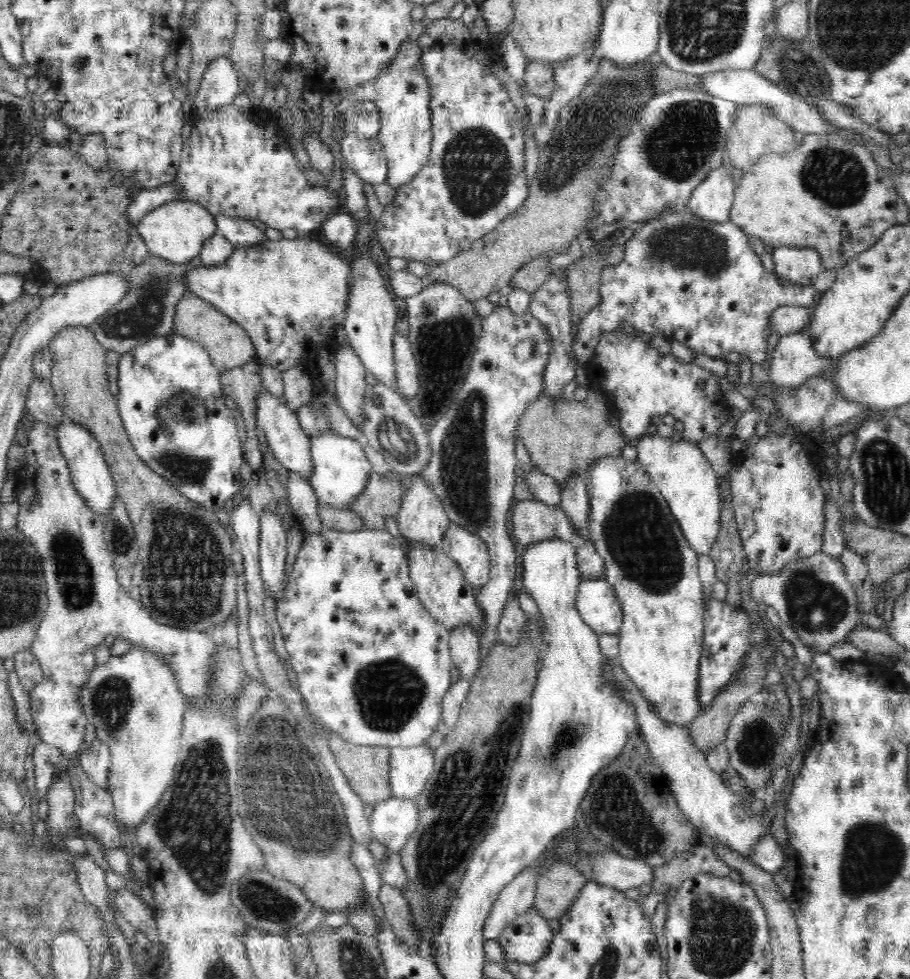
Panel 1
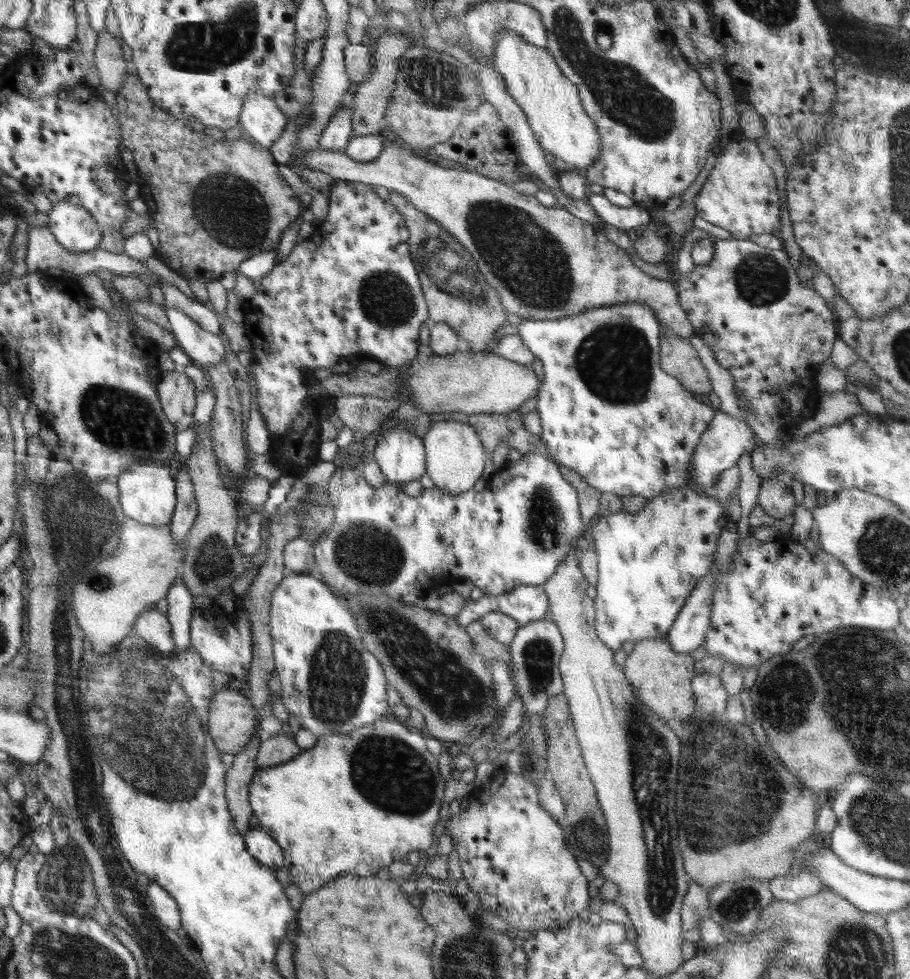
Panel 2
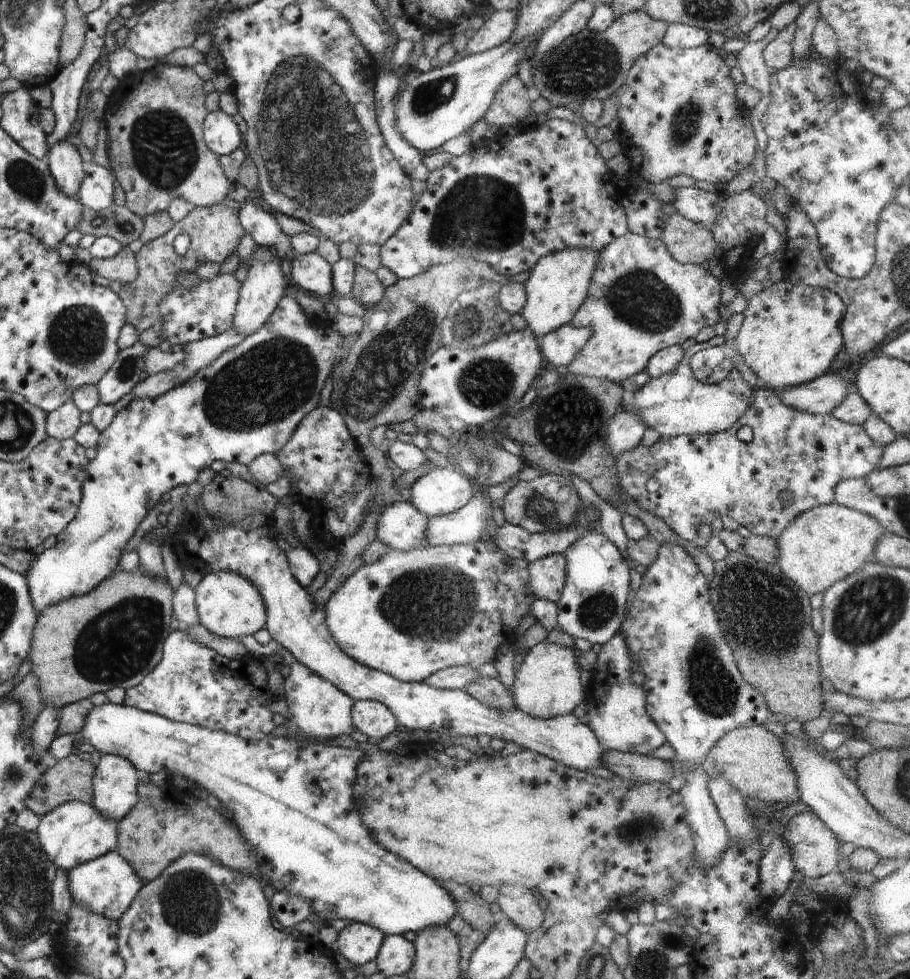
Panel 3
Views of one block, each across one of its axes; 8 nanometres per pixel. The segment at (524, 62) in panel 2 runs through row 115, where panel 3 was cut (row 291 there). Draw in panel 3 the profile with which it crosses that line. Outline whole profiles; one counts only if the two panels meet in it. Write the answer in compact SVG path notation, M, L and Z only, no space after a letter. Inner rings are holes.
M564 248L560 252L543 256L530 270L530 276L523 286L526 290L526 304L522 309L522 318L526 321L527 330L541 340L549 332L571 323L574 314L584 304L588 296L588 288L598 268L596 250L588 248Z

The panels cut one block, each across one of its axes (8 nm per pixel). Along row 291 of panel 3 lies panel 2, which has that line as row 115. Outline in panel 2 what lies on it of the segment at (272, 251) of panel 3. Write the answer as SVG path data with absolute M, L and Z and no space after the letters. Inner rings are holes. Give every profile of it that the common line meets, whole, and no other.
M258 88L246 94L239 114L241 128L265 148L272 146L284 134L289 119L278 109L274 99L264 96Z

